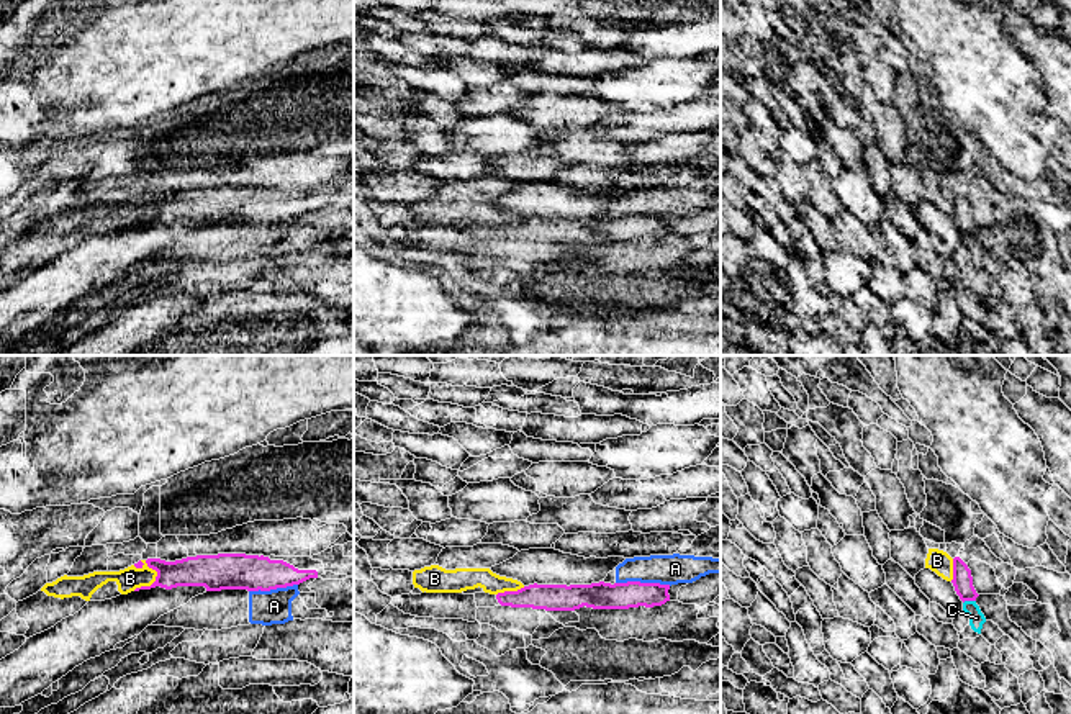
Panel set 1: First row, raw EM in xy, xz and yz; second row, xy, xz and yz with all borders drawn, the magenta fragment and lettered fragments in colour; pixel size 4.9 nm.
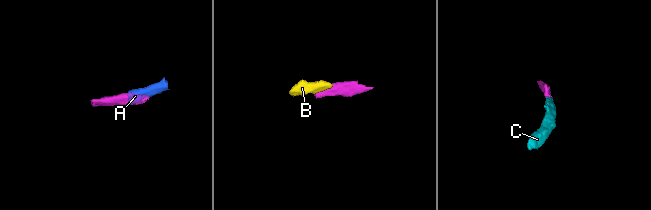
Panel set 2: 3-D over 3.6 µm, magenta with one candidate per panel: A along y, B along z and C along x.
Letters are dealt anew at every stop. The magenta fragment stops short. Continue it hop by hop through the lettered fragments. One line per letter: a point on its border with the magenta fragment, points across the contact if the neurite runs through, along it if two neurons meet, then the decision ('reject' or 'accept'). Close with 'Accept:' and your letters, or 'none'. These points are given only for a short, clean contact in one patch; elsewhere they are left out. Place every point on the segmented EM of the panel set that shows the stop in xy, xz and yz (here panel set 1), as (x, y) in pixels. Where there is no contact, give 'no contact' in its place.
A: contact xz (644, 583); border xz (616, 582), (659, 582), (670, 585); reject
B: contact xy (156, 580); border xy (146, 560), (156, 572), (156, 578), (149, 585), (133, 590); reject
C: contact yz (968, 600); way yz (962, 580), (968, 600), (976, 618); accept
Accept: C

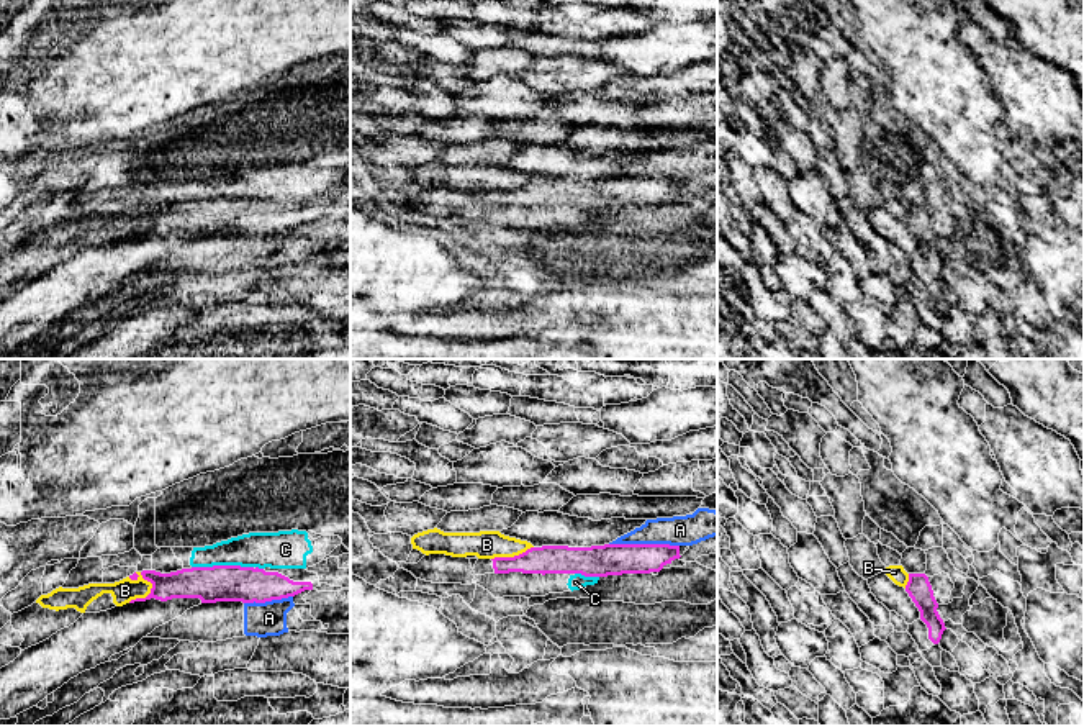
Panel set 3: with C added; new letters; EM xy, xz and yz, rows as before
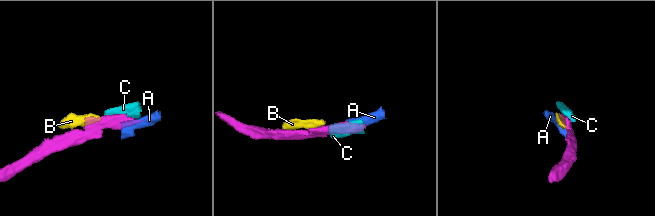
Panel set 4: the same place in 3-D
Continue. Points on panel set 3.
A: contact xz (644, 544); border xz (609, 543), (668, 543), (678, 546); reject
B: contact xy (151, 592); border xy (141, 572), (151, 584), (151, 590), (144, 597), (128, 602); reject
C: contact xy (221, 566); border xy (252, 566), (192, 567); reject
Accept: none

